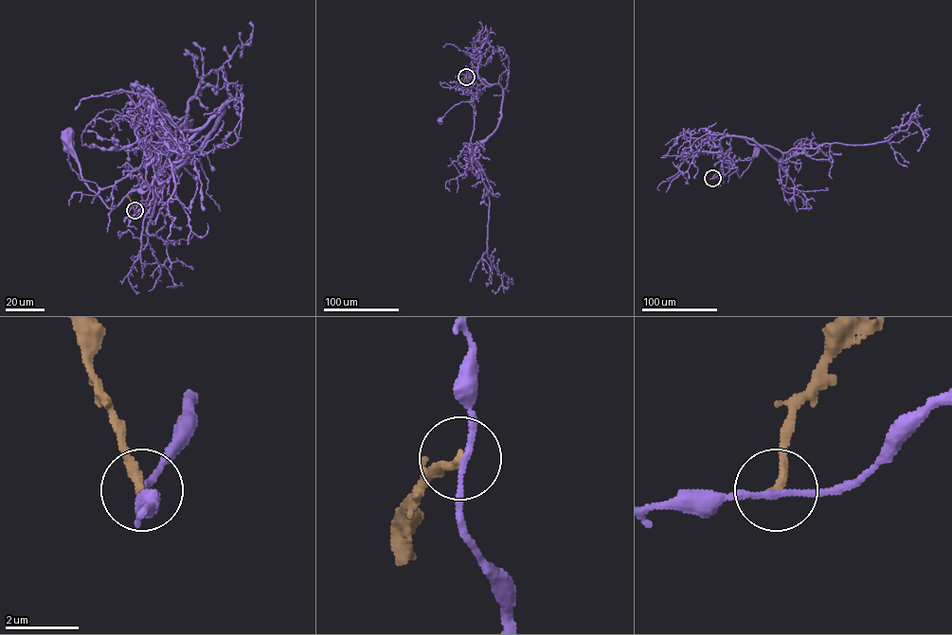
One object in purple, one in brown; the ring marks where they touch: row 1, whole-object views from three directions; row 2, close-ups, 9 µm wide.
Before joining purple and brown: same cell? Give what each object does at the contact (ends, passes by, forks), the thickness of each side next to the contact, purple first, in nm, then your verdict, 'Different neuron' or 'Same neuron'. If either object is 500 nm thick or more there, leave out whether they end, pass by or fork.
At the ring purple passes by. At the ring brown ends. Thickness 150 nm (purple) against 240 nm. Different neuron

